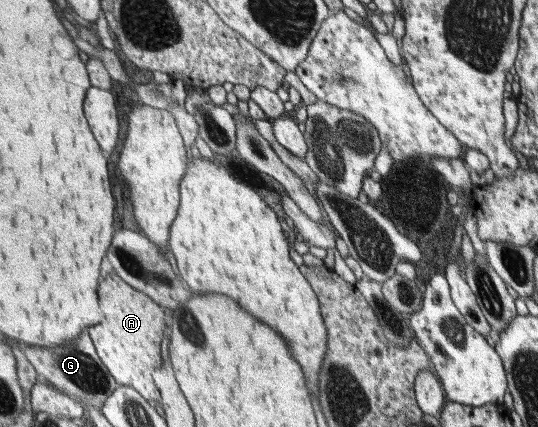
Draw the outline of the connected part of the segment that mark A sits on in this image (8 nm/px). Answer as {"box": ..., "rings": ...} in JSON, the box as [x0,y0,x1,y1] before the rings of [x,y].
{"box":[85,270,165,402],"rings":[[[114,270],[107,272],[98,284],[98,300],[102,320],[85,330],[90,334],[94,348],[105,362],[115,380],[121,386],[130,386],[150,402],[163,400],[155,378],[156,368],[161,368],[162,340],[164,340],[165,316],[164,307],[154,302],[147,294],[129,285]]]}

